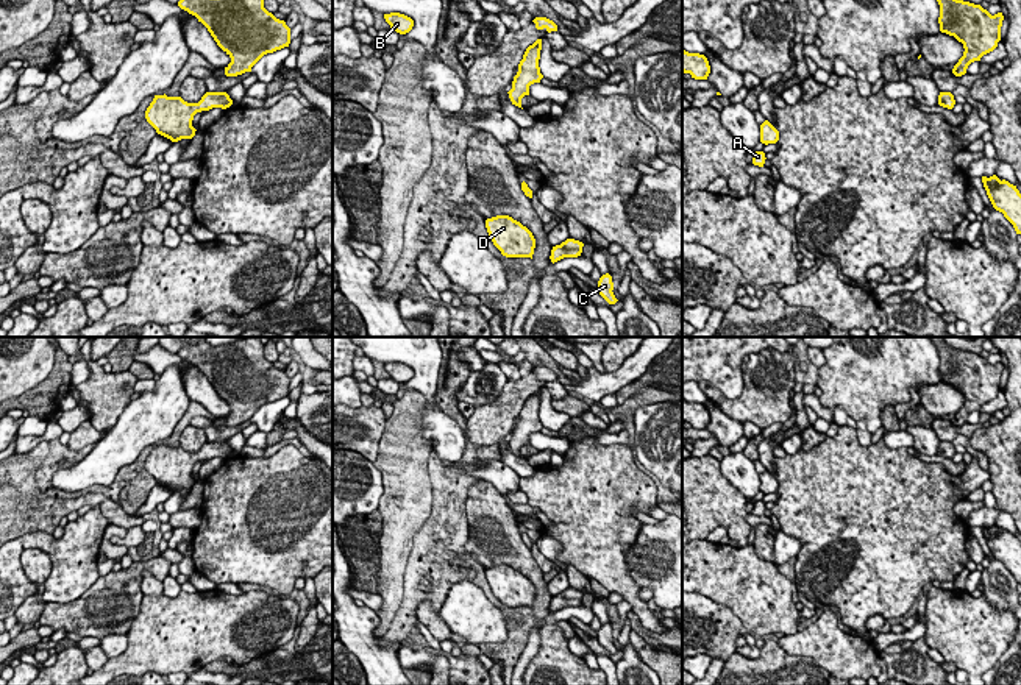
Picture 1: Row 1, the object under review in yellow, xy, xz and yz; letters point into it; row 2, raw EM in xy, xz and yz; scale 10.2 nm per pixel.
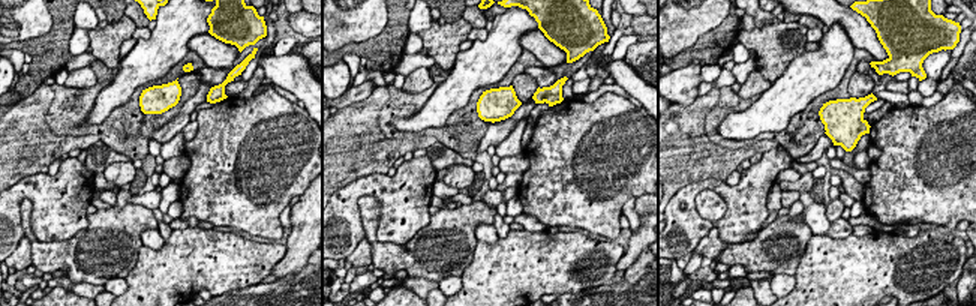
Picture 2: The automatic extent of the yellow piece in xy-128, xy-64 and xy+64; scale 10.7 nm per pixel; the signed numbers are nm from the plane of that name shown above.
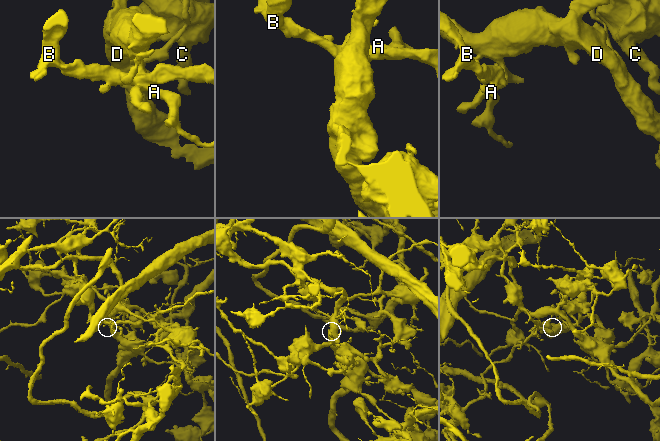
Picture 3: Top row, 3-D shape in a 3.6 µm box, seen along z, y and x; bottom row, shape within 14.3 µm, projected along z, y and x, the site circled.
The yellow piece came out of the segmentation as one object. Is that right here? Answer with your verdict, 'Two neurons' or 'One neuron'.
Two neurons

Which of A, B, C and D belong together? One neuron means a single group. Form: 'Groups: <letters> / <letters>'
Groups: A B D / C

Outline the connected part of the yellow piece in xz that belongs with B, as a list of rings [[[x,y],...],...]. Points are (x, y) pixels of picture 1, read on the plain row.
[[[400,362],[384,364],[384,368],[390,374],[390,378],[400,384],[409,382],[414,376],[414,370]]]

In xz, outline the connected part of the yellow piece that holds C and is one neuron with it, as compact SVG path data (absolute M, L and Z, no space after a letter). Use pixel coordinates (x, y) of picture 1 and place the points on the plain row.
M609 623L603 624L598 630L598 643L609 652L615 654L618 649L614 644L614 632Z

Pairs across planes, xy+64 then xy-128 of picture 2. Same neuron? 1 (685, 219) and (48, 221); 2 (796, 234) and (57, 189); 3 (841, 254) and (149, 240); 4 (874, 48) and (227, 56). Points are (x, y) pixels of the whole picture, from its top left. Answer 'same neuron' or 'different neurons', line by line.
1: same neuron
2: different neurons
3: different neurons
4: same neuron

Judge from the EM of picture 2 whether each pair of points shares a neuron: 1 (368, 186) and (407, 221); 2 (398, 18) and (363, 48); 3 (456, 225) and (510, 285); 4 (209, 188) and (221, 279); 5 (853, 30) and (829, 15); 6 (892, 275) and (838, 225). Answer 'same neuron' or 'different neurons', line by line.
1: same neuron
2: same neuron
3: different neurons
4: different neurons
5: same neuron
6: different neurons

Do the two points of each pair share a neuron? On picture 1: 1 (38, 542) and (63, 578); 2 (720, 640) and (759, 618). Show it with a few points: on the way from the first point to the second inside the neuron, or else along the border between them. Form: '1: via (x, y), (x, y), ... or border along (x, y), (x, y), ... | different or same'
1: via (49, 546), (63, 560), (63, 567) | same
2: border along (714, 603), (725, 604), (743, 626) | different

